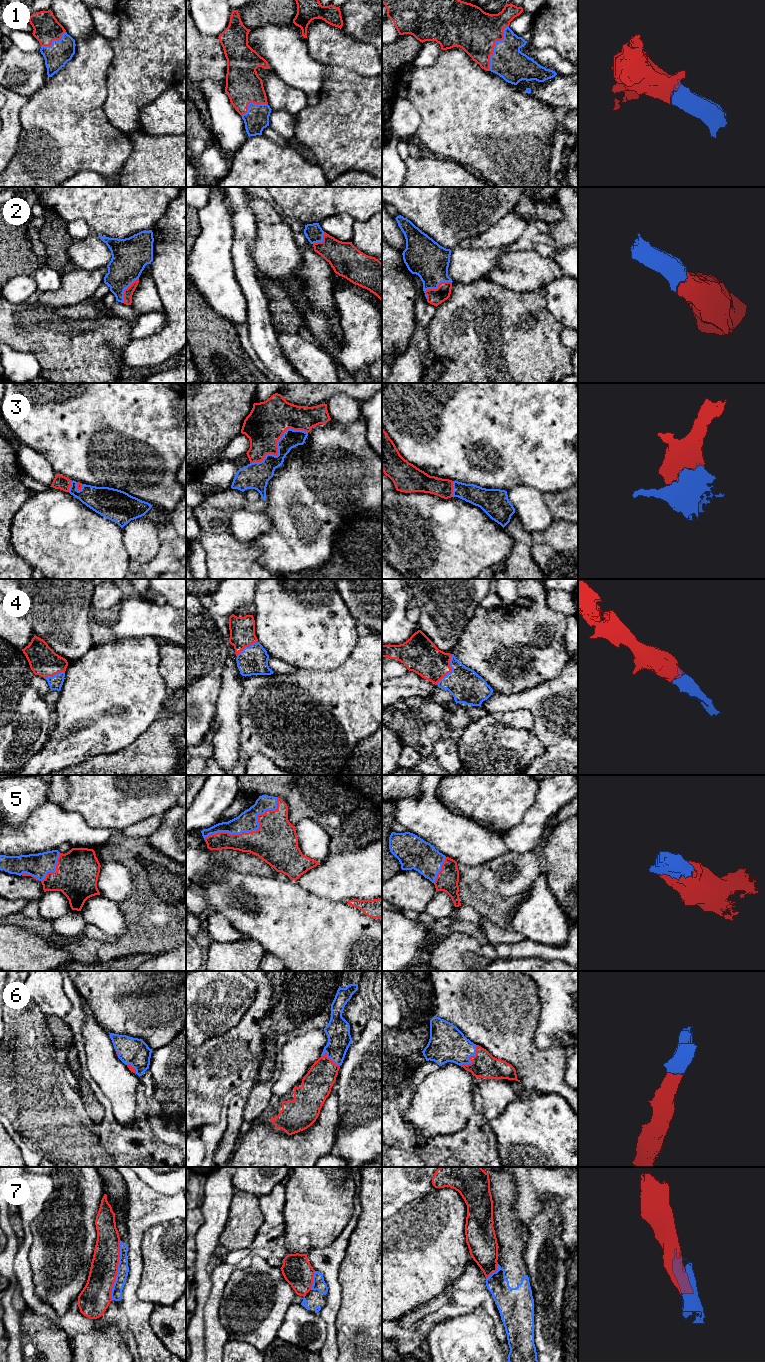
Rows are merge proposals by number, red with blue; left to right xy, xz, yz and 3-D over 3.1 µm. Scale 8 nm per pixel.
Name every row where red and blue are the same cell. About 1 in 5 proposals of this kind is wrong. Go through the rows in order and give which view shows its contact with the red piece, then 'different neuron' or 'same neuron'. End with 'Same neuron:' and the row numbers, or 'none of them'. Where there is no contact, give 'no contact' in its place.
1: yz | same neuron
2: yz | same neuron
3: xz | same neuron
4: yz | same neuron
5: xz | same neuron
6: yz | same neuron
7: xy | different neuron
Same neuron: 1, 2, 3, 4, 5, 6

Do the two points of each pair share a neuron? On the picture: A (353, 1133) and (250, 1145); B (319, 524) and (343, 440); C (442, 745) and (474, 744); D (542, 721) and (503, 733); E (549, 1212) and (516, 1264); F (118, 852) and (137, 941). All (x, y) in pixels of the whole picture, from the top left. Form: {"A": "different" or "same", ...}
{"A": "different", "B": "same", "C": "different", "D": "different", "E": "different", "F": "same"}

